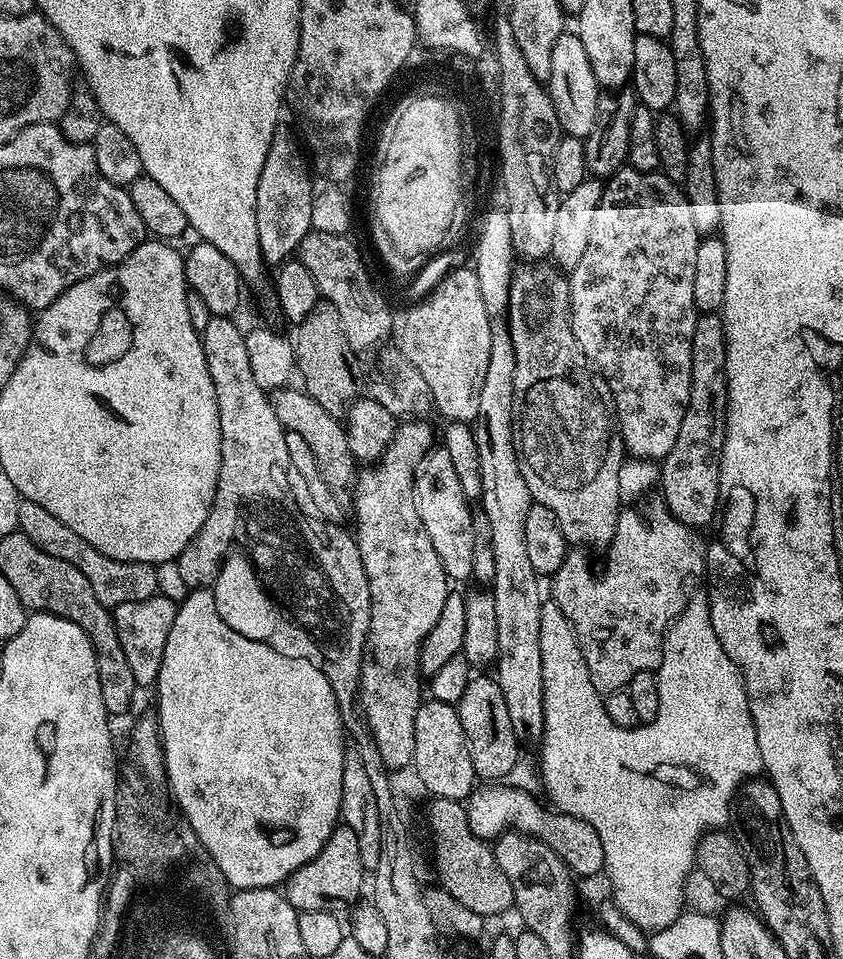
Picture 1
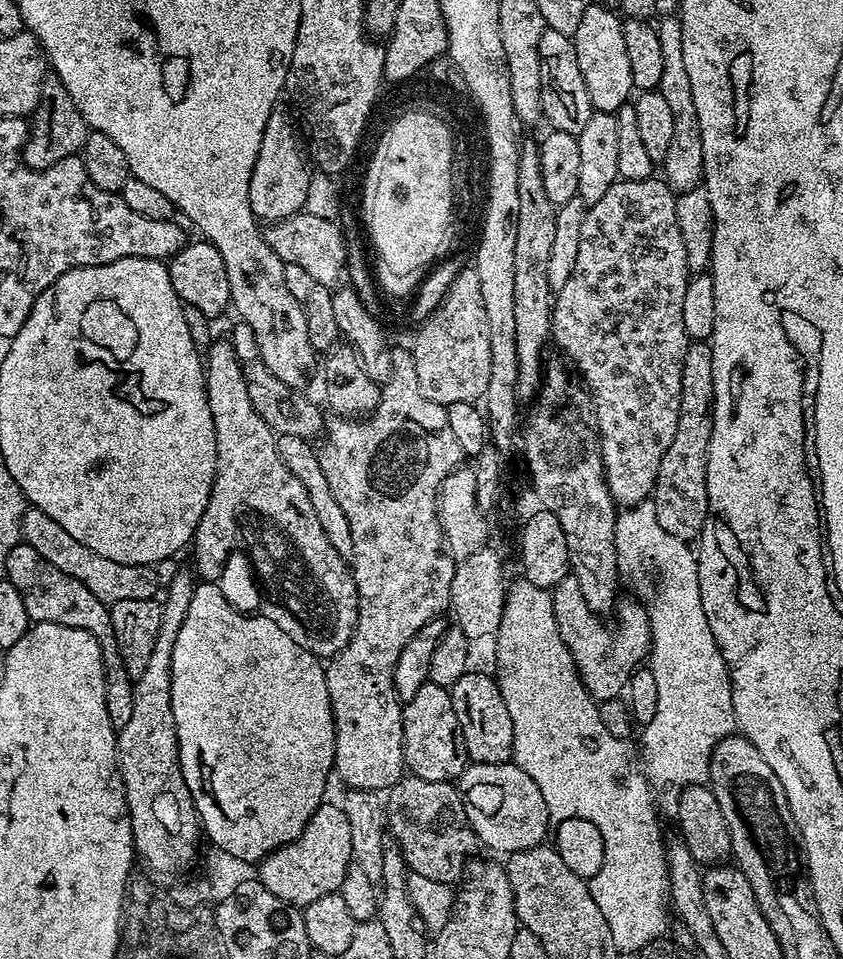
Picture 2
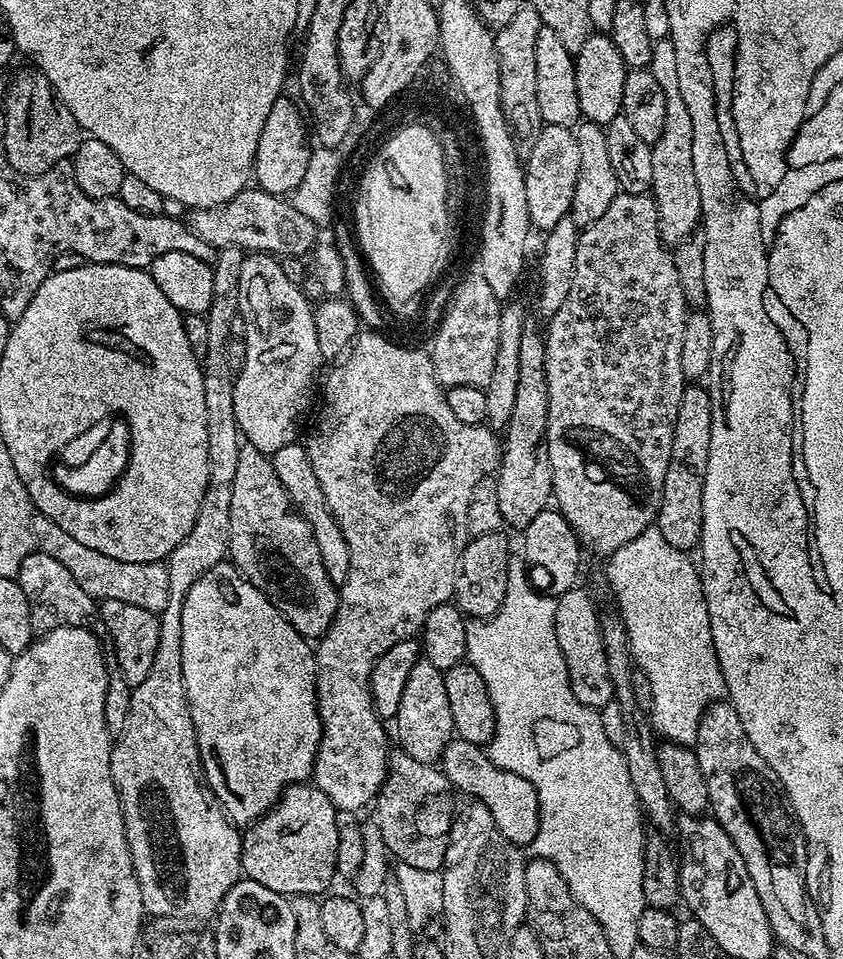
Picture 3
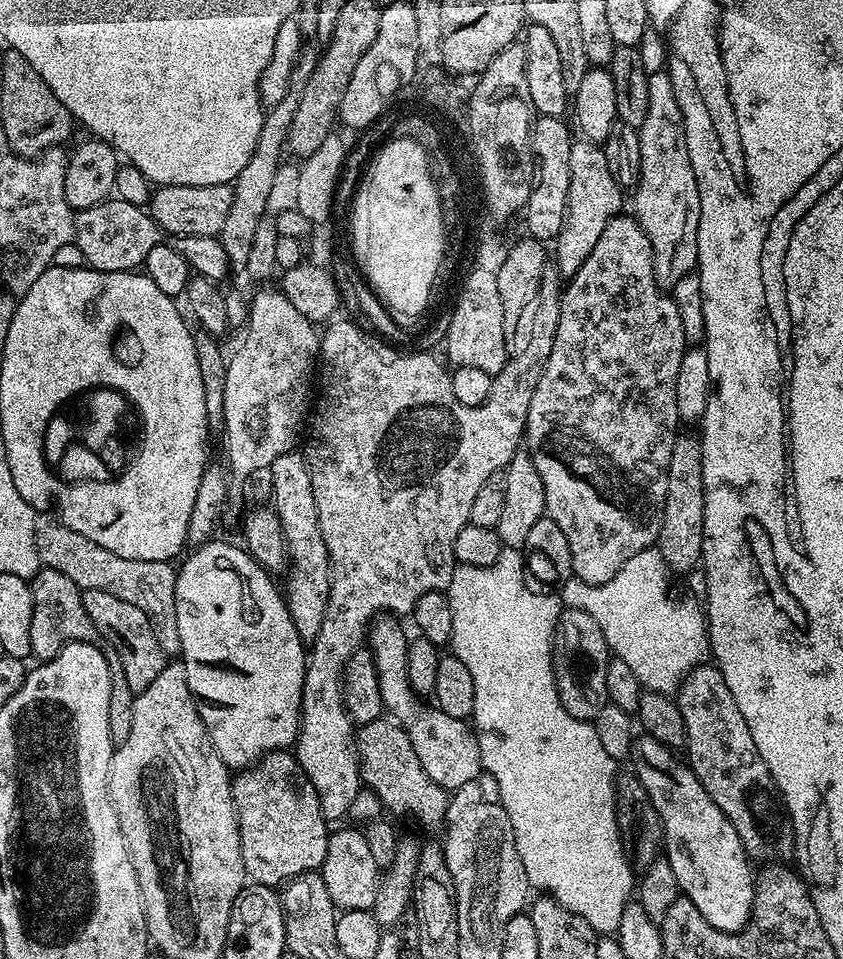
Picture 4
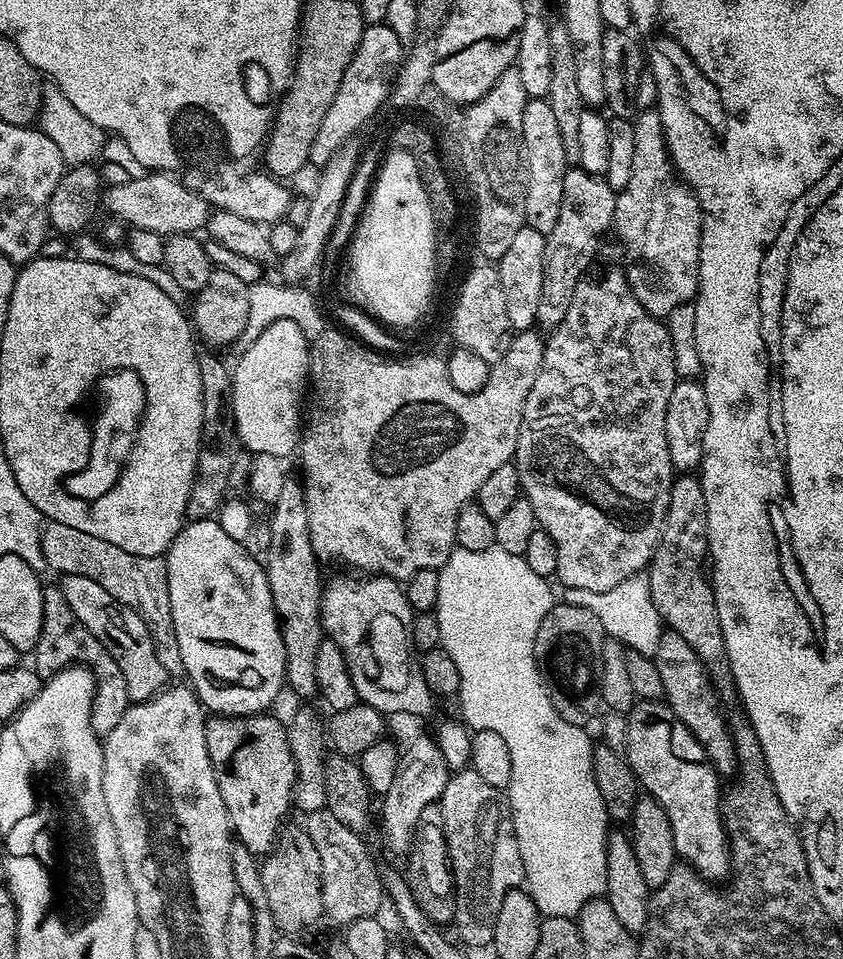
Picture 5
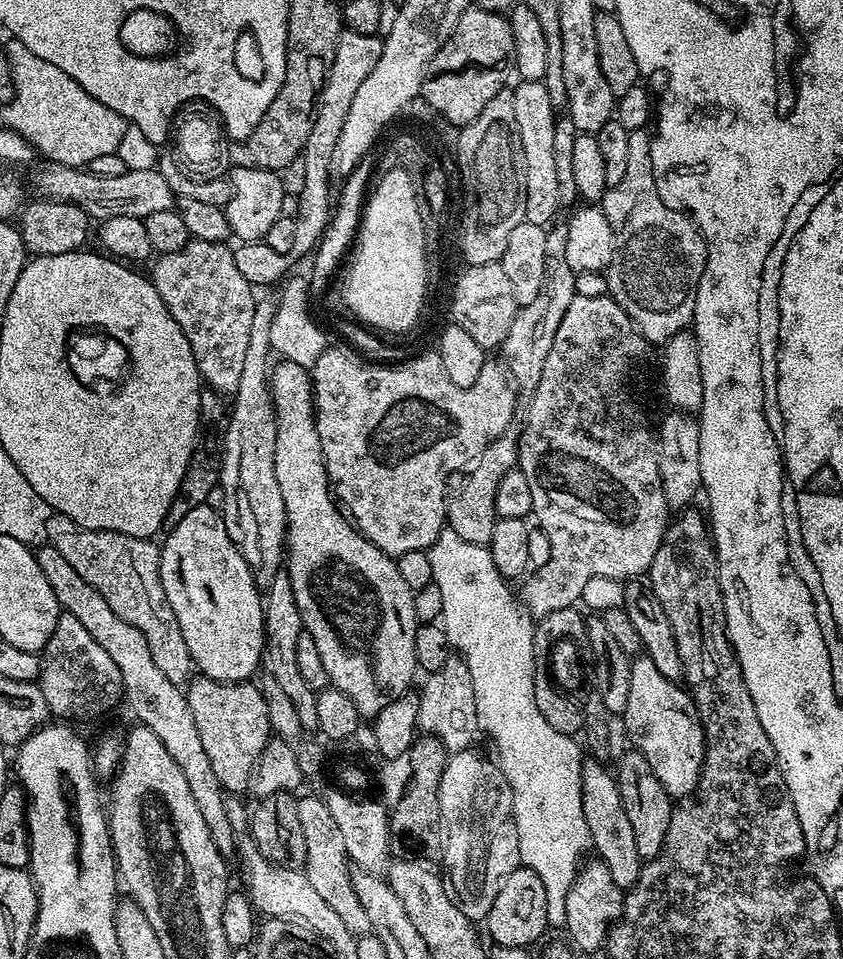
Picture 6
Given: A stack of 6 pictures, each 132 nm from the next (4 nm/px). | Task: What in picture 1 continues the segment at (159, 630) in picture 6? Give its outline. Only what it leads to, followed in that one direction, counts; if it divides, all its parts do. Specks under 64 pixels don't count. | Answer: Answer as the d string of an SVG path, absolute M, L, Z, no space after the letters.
M21 499L16 527L22 534L26 534L26 538L30 538L30 542L34 542L34 546L38 546L38 550L54 558L62 558L62 562L70 562L70 566L74 566L74 570L78 570L86 577L86 582L90 582L94 595L98 597L98 602L102 602L102 606L113 609L122 602L142 602L142 598L157 595L156 565L106 558L106 554L94 550L86 538L78 538L70 526L58 522L54 514L48 513L43 506L38 506L38 502Z

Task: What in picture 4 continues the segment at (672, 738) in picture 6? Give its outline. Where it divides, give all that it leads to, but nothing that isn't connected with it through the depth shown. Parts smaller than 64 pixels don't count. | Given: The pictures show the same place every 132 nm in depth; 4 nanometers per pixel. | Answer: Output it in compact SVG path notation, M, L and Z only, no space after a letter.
M644 734L633 743L631 755L636 758L636 777L646 786L654 810L658 810L664 828L662 841L666 859L678 878L683 899L698 906L698 914L719 932L741 932L752 916L756 886L754 868L738 838L738 830L730 826L730 818L714 806L714 798L706 794L702 782L680 760L673 749Z

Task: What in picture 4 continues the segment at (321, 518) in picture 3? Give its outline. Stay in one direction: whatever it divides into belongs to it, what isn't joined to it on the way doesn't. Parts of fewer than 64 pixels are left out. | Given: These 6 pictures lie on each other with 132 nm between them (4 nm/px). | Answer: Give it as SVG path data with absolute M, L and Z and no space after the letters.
M293 450L274 458L266 476L272 479L270 507L282 526L284 546L288 549L288 589L285 587L282 595L290 610L294 630L298 630L301 640L310 642L318 638L318 629L326 614L332 563L328 560L326 542L322 542L322 526L318 526L318 510L314 506L314 486L310 486L310 470L303 451Z

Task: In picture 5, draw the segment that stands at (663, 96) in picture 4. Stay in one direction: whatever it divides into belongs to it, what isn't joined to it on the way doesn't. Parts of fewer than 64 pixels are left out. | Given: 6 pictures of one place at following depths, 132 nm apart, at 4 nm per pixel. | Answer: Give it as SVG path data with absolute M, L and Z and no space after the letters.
M644 110L632 120L634 126L634 163L630 182L616 194L612 228L620 235L624 247L622 267L628 278L628 285L642 302L644 309L657 318L666 318L674 306L689 303L700 286L700 225L702 213L700 203L692 189L680 179L676 167L672 165L672 155L668 152L666 134L659 111Z

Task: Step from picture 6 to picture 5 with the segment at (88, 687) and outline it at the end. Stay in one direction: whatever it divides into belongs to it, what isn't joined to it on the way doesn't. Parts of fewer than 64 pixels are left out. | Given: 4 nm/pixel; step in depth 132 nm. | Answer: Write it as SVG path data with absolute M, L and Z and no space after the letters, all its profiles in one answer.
M58 586L45 587L42 594L42 634L38 634L35 656L34 667L41 678L50 677L63 668L73 666L83 666L92 672L92 677L96 679L92 725L97 736L101 738L109 736L114 726L118 726L122 714L126 714L130 703L126 694L126 678L122 675L118 662L110 658L110 650L106 650L106 646L102 646L102 642L98 642L98 638L94 638L94 634L90 634L90 630L86 630L82 622L78 622L78 617L74 610L70 610L70 605Z

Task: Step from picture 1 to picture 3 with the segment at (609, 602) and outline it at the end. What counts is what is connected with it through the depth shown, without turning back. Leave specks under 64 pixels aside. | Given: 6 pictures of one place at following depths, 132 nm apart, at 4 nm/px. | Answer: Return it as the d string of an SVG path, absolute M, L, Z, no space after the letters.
M580 586L571 588L566 594L555 597L554 634L558 638L560 653L566 662L570 690L574 690L574 698L578 698L582 706L600 710L614 700L612 683L608 673L604 643L600 640L600 616L592 605L591 598L582 588Z

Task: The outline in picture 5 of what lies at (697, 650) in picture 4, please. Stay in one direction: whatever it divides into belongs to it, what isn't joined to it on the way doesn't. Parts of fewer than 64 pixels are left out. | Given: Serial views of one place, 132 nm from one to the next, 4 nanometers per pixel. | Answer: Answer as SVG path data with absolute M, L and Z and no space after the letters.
M647 571L626 578L626 582L618 582L614 590L602 590L601 592L578 590L574 593L574 603L578 606L586 606L590 614L595 614L598 622L602 622L605 633L611 639L618 641L619 644L623 644L625 648L633 652L649 658L655 657L660 635L665 632L666 628L654 606L654 598L650 598Z

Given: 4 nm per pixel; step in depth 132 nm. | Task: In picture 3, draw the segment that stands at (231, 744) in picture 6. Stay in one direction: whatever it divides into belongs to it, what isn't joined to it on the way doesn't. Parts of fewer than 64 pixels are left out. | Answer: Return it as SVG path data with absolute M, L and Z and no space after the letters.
M305 782L302 784L291 784L286 791L277 798L276 804L271 810L258 817L254 824L247 825L247 827L243 829L240 842L240 866L243 875L249 880L266 886L266 890L274 890L278 894L289 898L294 896L319 897L321 894L327 893L329 891L328 883L330 883L331 880L335 881L337 879L336 859L338 858L338 834L340 833L341 821L339 819L336 820L336 816L338 817L337 808L332 805L330 798L326 798L326 794L322 794L322 790L316 788L315 783Z

